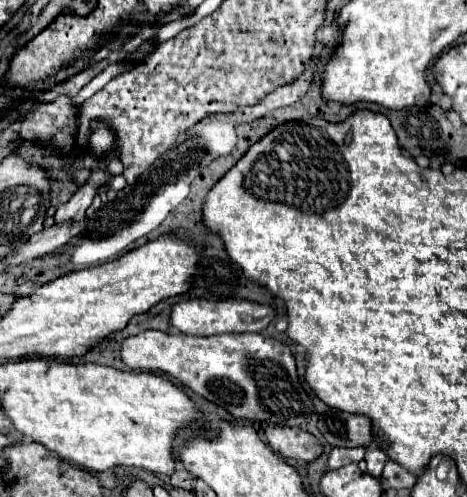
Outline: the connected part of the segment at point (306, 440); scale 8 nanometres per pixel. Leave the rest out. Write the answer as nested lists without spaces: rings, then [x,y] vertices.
[[[269,425],[265,429],[265,437],[269,441],[269,447],[289,459],[297,461],[313,461],[323,453],[323,445],[307,431],[301,431],[299,427],[283,427],[283,425]]]

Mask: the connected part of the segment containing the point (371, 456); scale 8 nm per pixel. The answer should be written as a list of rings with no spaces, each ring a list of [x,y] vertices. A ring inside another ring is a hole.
[[[371,445],[371,447],[367,447],[365,461],[367,461],[369,475],[373,475],[375,479],[381,479],[381,473],[383,473],[383,467],[385,467],[385,461],[387,461],[385,453],[377,445]]]

